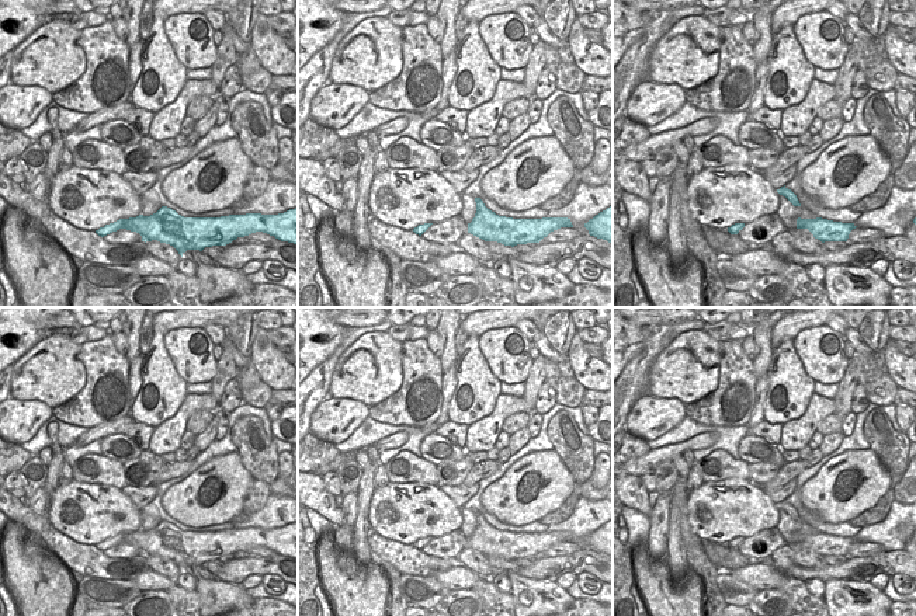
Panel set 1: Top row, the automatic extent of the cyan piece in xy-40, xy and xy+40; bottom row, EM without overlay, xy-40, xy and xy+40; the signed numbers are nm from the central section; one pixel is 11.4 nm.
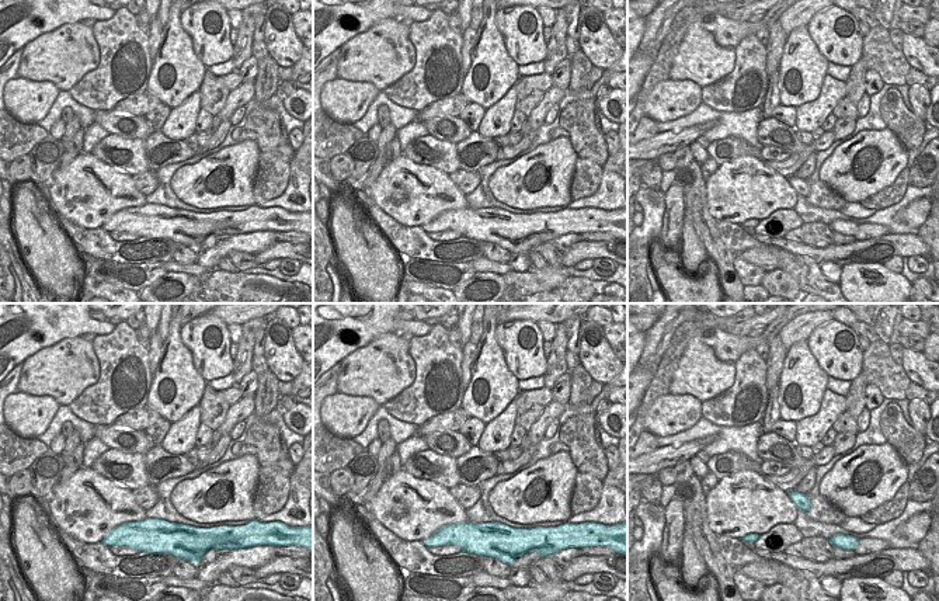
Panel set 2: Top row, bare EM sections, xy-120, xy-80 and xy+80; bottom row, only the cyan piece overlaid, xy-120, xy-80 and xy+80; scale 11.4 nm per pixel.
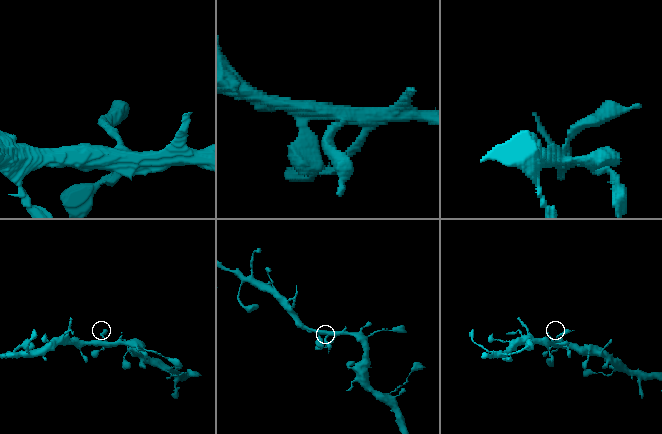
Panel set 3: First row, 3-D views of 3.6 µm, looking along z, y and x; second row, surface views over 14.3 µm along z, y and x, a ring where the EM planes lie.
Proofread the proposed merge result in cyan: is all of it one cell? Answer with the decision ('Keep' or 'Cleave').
Keep

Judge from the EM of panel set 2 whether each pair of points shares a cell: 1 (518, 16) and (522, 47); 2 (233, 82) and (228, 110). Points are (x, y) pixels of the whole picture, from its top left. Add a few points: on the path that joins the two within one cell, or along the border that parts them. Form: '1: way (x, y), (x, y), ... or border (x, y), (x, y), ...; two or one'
1: way (517, 23), (522, 40); one
2: border (242, 82), (230, 91); two

